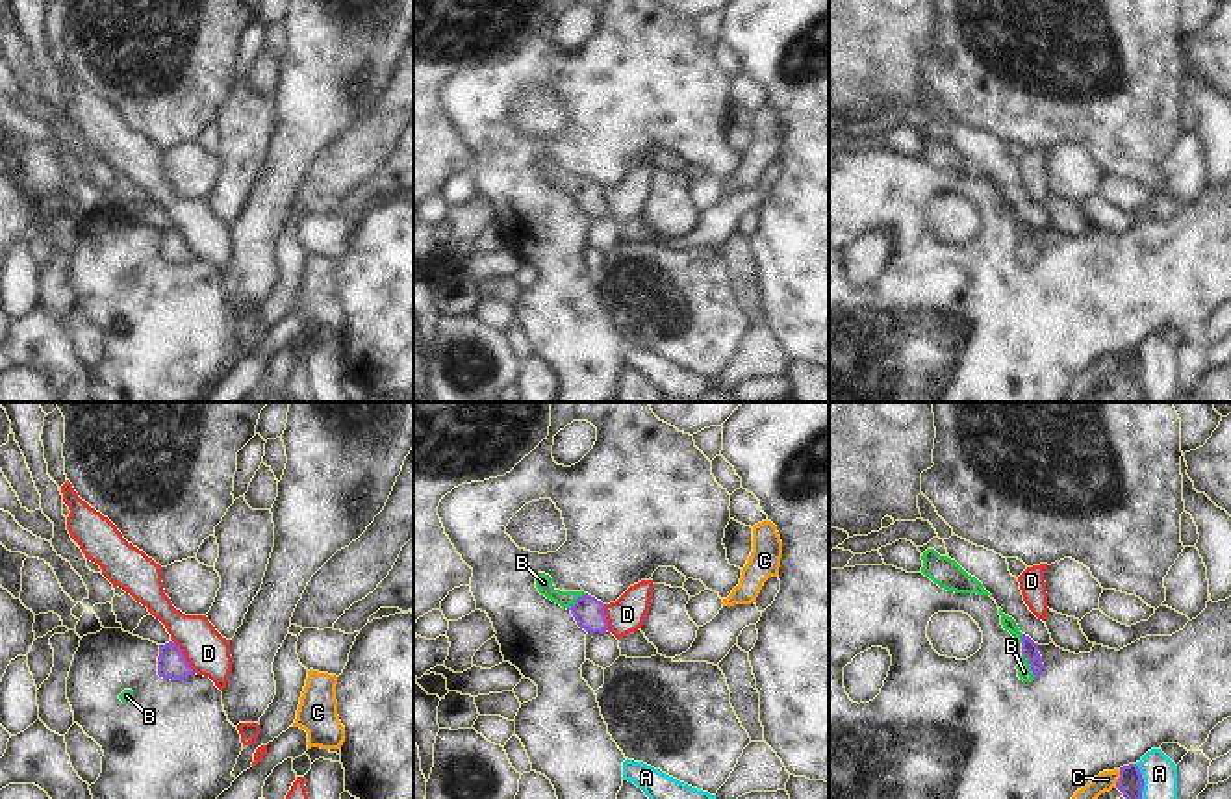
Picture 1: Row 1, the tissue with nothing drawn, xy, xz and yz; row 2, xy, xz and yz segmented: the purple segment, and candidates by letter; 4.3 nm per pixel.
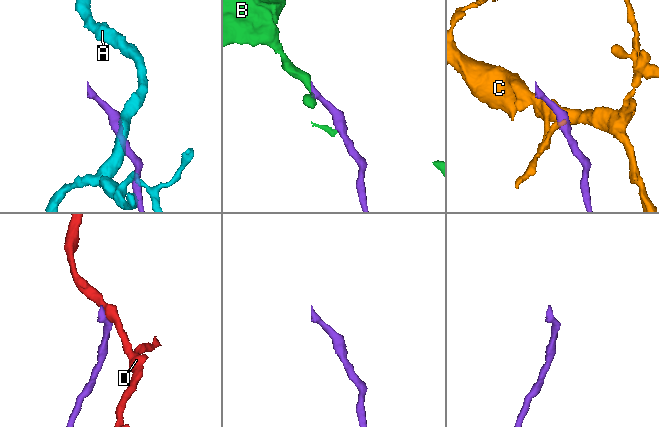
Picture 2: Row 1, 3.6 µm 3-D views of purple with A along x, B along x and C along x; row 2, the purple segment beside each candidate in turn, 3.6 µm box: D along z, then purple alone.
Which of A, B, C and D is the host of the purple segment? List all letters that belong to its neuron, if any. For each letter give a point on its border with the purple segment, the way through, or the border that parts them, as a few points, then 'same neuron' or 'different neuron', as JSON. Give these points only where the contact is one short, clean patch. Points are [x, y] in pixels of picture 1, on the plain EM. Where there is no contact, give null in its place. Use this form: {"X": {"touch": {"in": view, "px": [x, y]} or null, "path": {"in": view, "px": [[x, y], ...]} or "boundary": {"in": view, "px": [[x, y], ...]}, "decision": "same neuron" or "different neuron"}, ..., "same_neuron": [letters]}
{"A": {"touch": {"in": "yz", "px": [1142, 373]}, "decision": "different neuron"}, "B": {"touch": {"in": "yz", "px": [1031, 251]}, "path": {"in": "yz", "px": [[1029, 234], [1031, 251], [1024, 256]]}, "decision": "same neuron"}, "C": {"touch": {"in": "yz", "px": [1118, 364]}, "boundary": {"in": "yz", "px": [[1120, 355], [1115, 371]]}, "decision": "different neuron"}, "D": {"touch": {"in": "xy", "px": [184, 241]}, "boundary": {"in": "xy", "px": [[173, 225], [195, 256]]}, "decision": "different neuron"}, "same_neuron": ["B"]}

